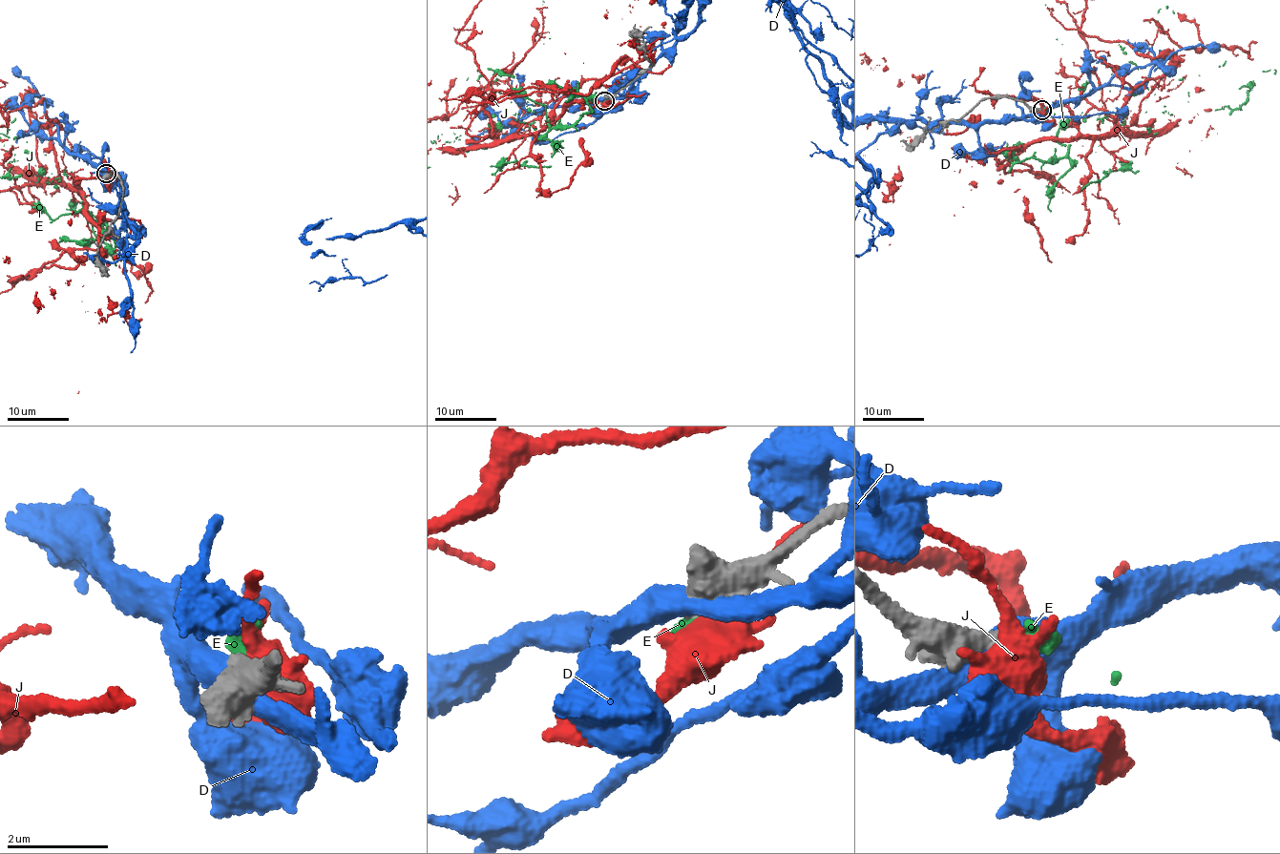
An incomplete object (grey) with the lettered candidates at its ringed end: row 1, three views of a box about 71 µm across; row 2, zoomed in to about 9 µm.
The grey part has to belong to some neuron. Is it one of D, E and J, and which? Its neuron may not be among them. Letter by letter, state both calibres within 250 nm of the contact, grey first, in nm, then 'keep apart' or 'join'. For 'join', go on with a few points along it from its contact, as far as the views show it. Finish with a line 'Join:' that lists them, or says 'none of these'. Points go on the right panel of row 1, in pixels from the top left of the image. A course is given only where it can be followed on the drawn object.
D: 850 nm thick on the grey side, 440 nm on the other; keep apart
E: 500 nm thick on the grey side, 240 nm on the other; join
J: 500 nm thick on the grey side, 440 nm on the other; keep apart
Join: E

